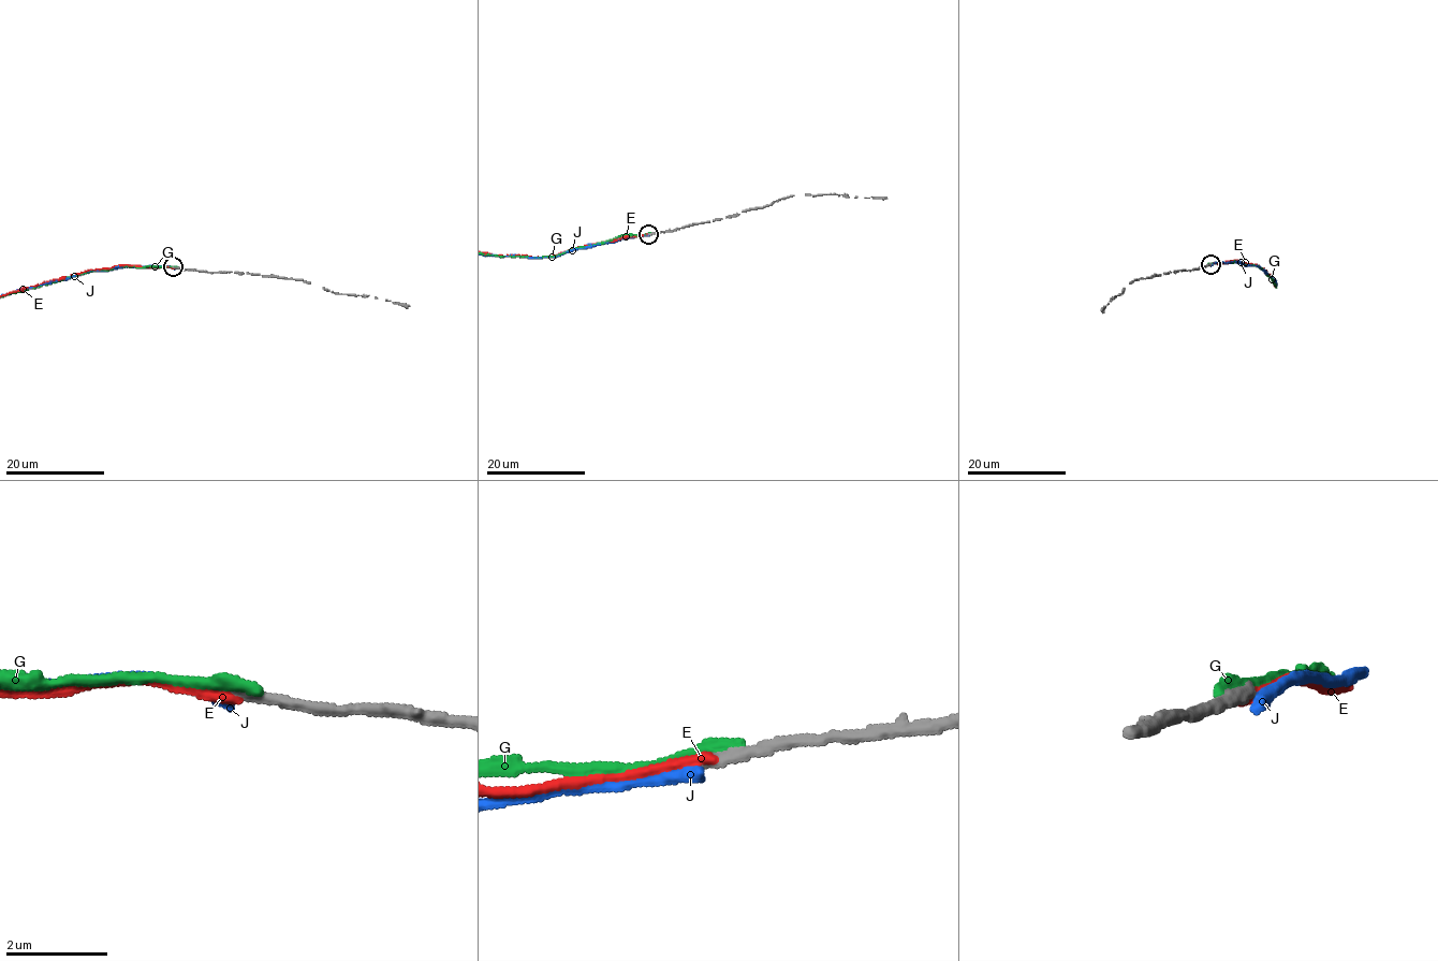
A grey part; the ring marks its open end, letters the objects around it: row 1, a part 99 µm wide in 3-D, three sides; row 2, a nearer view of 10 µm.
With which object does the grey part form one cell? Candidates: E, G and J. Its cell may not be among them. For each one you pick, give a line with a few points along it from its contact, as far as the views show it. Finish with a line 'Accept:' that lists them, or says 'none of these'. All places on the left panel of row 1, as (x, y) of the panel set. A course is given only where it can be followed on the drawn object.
Accept: none of these

